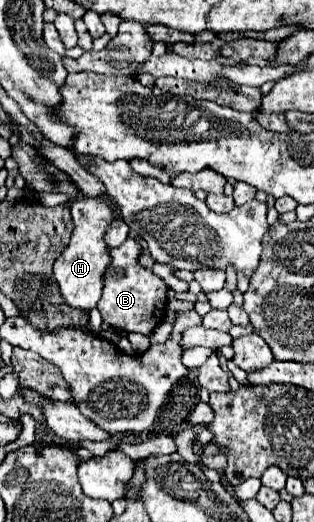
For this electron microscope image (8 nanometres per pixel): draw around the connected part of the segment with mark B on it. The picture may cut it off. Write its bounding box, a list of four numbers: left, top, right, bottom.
[97,238,167,334]

